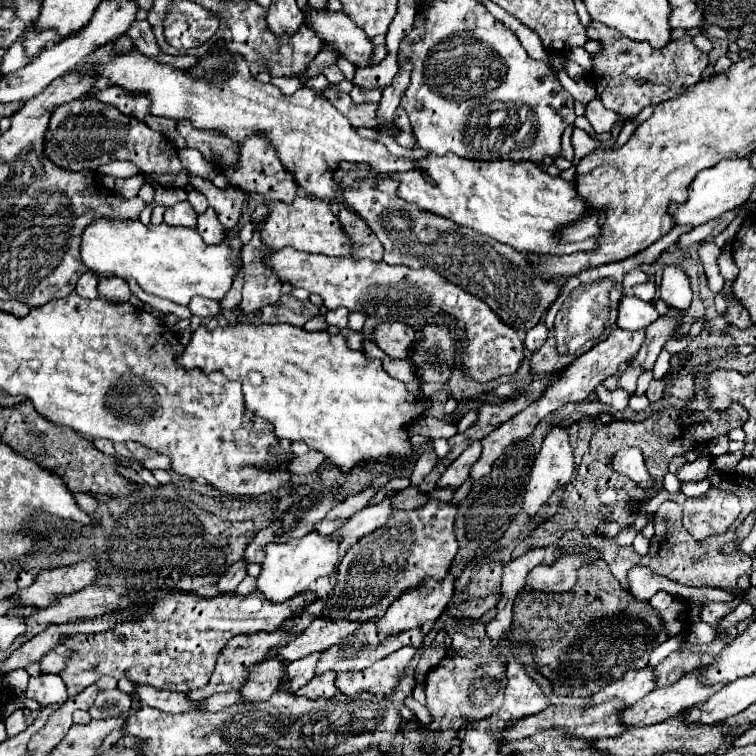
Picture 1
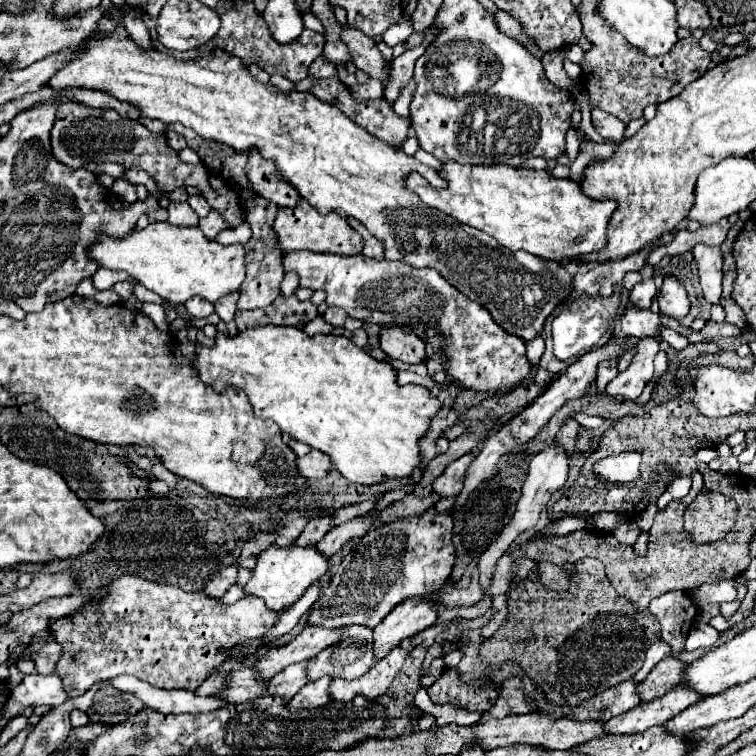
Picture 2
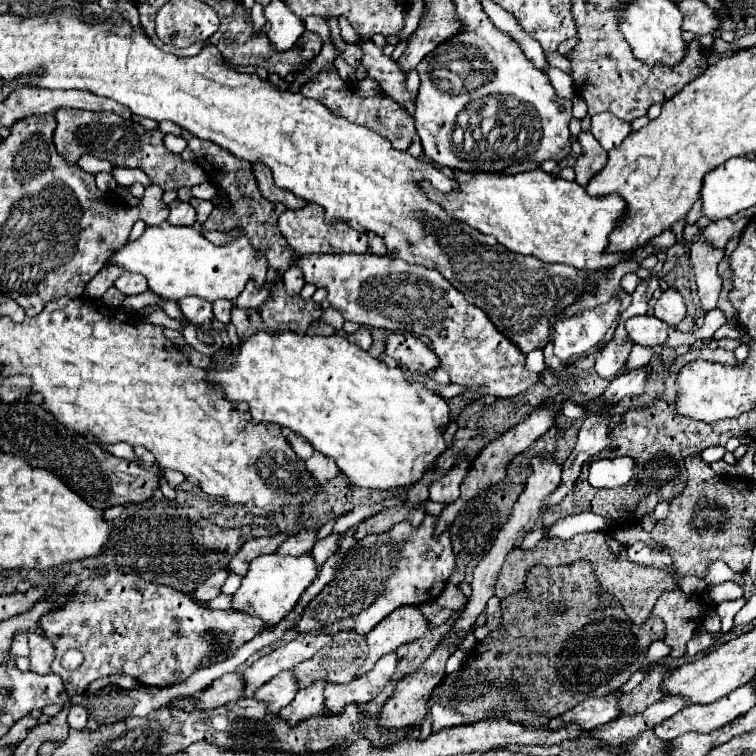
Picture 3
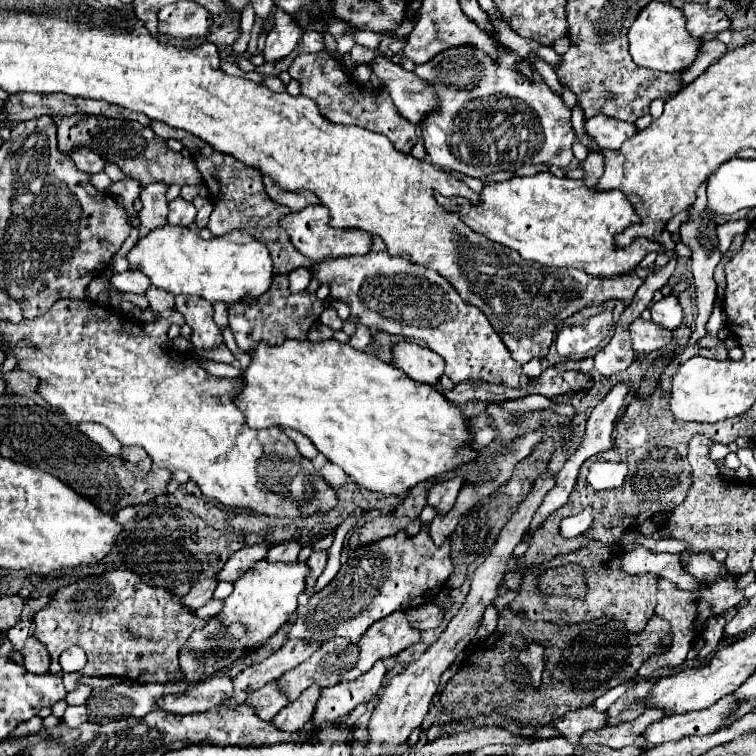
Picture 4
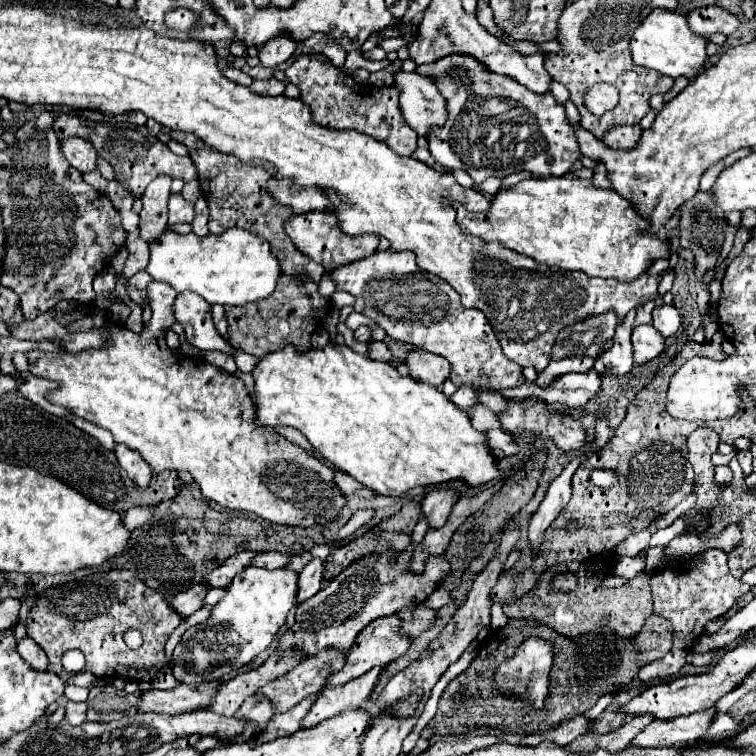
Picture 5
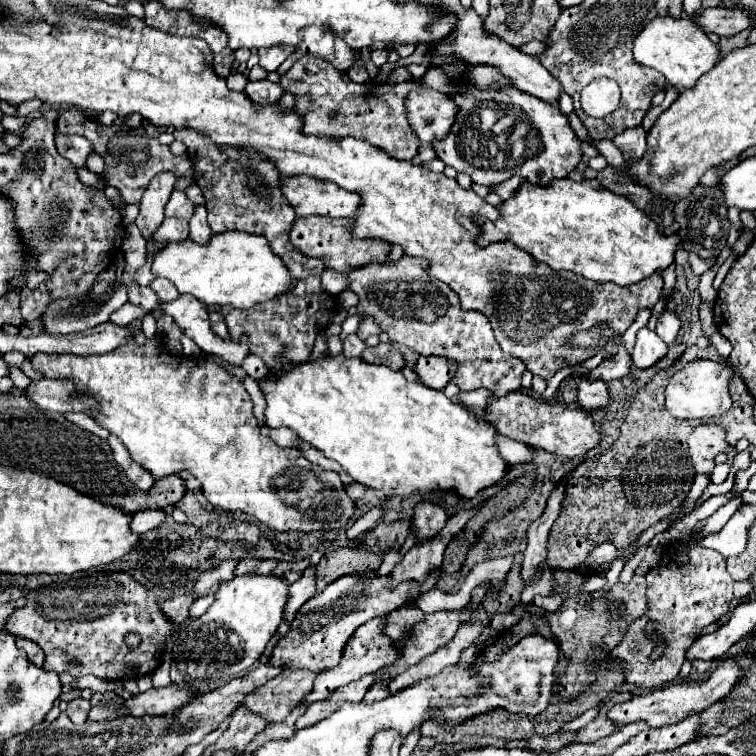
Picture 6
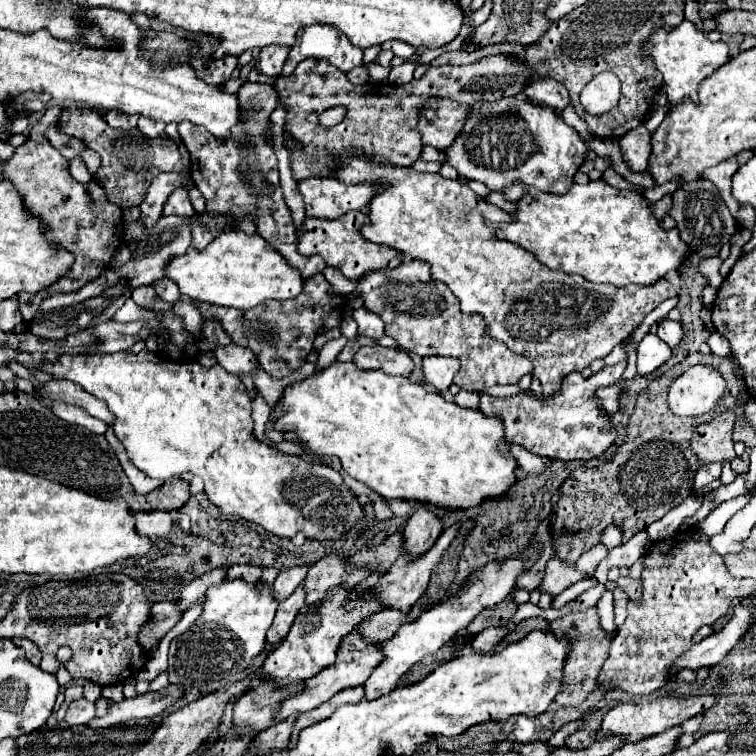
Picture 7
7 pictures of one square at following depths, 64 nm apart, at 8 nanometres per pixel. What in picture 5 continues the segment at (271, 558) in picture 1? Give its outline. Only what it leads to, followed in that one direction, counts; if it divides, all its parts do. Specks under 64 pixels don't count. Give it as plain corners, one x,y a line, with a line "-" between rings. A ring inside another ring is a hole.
246,568
236,574
226,588
224,598
212,608
210,620
188,628
174,648
174,678
182,684
214,682
222,680
230,670
250,664
270,646
276,632
284,626
288,612
296,606
296,582
298,574
286,568
272,572
266,568

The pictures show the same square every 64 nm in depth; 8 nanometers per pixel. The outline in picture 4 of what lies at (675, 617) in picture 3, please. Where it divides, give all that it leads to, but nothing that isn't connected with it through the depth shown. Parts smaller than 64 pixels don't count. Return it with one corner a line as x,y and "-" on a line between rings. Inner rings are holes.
660,578
658,580
658,594
656,594
656,598
658,598
656,614
664,616
670,622
674,640
672,640
670,650
664,654
664,658
652,658
652,660
642,664
637,672
637,675
642,680
650,678
656,668
670,668
670,666
674,668
674,666
684,664
686,662
686,654
688,654
692,642
700,636
700,630
702,630
704,622
708,618
720,615
722,612
726,612
728,608
736,606
744,598
744,590
738,590
736,588
736,580
732,580
732,578
722,578
718,582
702,582
694,590
680,590
674,582

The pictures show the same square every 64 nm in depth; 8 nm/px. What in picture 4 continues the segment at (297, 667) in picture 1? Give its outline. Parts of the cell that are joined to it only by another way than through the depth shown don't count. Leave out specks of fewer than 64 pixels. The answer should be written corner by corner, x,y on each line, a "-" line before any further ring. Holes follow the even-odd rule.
276,682
266,684
264,688
252,692
246,700
248,706
252,706
256,710
258,716
262,716
262,720
272,720
286,704
288,698
276,688

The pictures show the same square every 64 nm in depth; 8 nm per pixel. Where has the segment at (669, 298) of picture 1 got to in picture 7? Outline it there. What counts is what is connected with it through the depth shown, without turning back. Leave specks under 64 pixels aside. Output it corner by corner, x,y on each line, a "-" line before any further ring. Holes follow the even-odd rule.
664,318
658,322
658,338
664,340
670,348
678,346
680,340
682,340
682,326
670,318

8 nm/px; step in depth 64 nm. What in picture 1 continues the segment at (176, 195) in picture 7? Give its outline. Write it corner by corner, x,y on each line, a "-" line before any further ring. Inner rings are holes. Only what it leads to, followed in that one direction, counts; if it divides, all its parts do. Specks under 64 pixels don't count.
178,202
170,208
166,208
166,214
164,214
164,222
170,224
170,226
190,226
190,228
194,228
196,218
198,218
198,214
192,212
192,206
188,202

